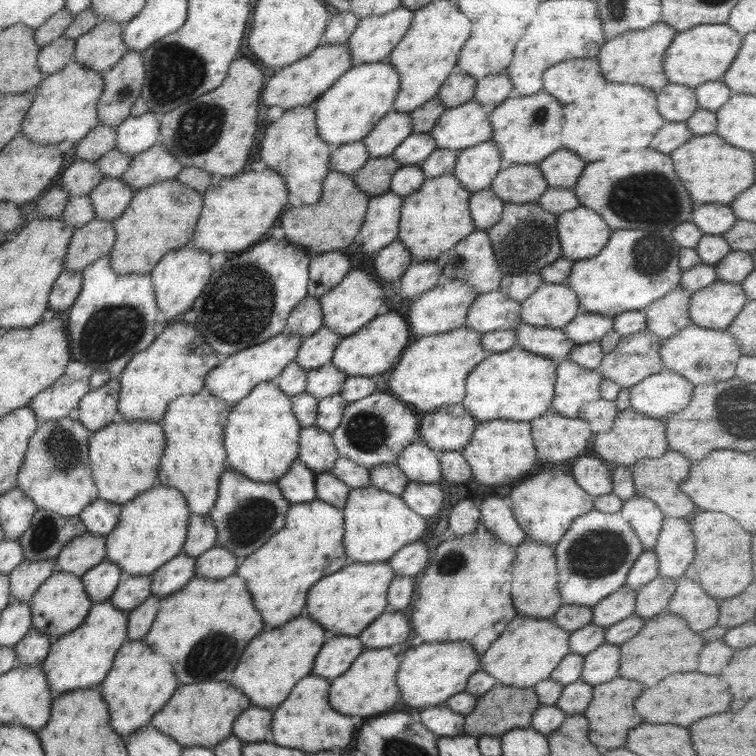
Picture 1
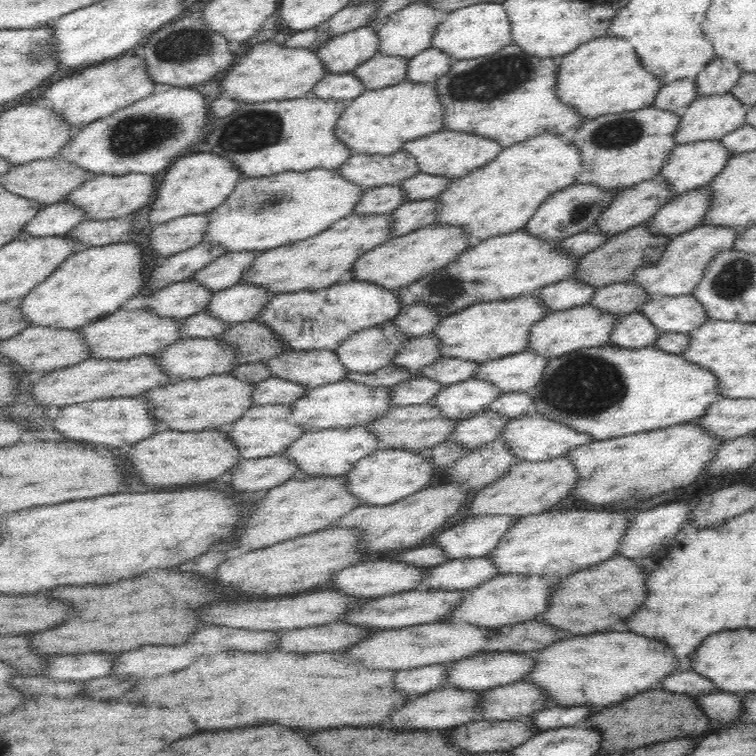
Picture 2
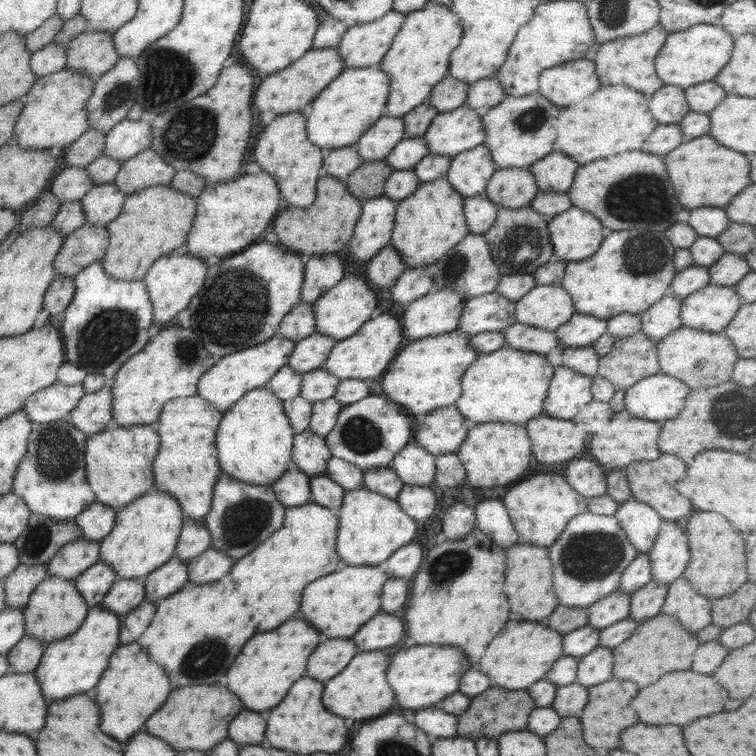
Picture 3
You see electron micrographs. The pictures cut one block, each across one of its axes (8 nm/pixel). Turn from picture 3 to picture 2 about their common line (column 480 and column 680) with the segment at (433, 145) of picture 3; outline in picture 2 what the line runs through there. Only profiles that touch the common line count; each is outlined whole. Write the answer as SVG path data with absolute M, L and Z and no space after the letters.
M731 92L726 94L710 94L700 96L681 114L678 130L675 132L675 141L682 144L717 140L745 125L745 116L749 107Z

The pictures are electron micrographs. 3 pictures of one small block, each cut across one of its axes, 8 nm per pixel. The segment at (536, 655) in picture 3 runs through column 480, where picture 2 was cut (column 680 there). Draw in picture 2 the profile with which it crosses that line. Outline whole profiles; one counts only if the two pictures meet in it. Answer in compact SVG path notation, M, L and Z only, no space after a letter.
M604 632L604 634L590 634L590 636L573 636L569 639L552 643L542 650L534 652L536 654L535 669L525 678L526 682L533 682L544 692L549 692L550 702L555 702L554 706L598 706L602 708L612 707L622 701L628 700L637 694L650 691L652 688L661 686L661 682L676 672L690 671L692 658L686 656L684 660L676 658L664 646L664 642L656 638L644 638L640 634L632 632Z

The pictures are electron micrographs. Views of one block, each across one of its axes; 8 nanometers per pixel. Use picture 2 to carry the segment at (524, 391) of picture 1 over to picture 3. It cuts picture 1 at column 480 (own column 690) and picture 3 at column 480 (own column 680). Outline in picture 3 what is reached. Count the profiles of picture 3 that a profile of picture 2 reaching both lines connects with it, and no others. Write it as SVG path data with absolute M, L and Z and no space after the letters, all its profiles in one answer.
M504 346L478 357L465 369L455 410L473 424L504 422L524 425L541 415L554 368L544 356Z

